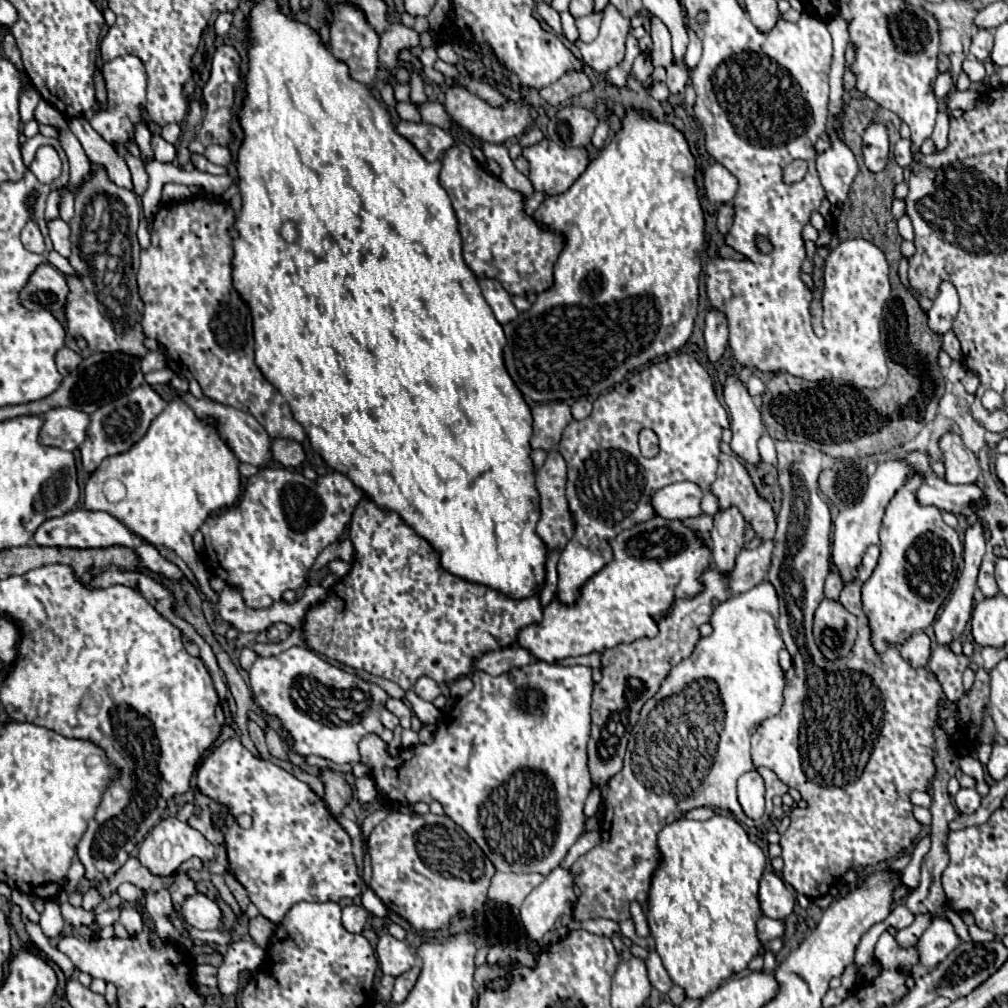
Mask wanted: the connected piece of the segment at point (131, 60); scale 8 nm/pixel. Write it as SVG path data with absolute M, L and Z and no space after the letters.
M122 55L118 59L104 63L102 73L104 73L104 79L106 79L106 89L108 89L108 107L102 109L100 113L96 113L94 119L90 119L90 125L106 141L122 143L122 145L128 147L128 151L132 155L140 155L140 149L136 147L136 143L130 143L128 137L132 137L134 123L140 121L140 107L144 107L144 103L146 103L146 71L144 71L144 65L134 55Z

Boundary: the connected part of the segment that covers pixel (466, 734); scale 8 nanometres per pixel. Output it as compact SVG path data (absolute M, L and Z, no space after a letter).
M534 661L498 677L474 671L472 681L472 691L454 703L448 713L452 717L440 723L432 743L402 749L392 757L388 745L378 735L370 733L360 739L360 761L370 767L370 775L378 787L378 801L386 797L396 805L438 801L444 813L478 843L498 871L536 871L548 875L560 865L584 831L582 809L592 787L586 767L594 687L592 669Z

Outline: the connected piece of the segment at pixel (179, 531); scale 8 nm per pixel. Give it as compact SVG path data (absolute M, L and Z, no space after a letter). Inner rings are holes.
M174 375L170 387L176 389L178 397L174 397L152 421L148 435L144 435L132 451L104 459L104 463L90 475L84 507L88 511L106 511L146 541L172 549L192 569L202 593L208 595L210 601L216 601L218 593L208 585L208 569L196 563L192 535L212 511L236 503L240 495L240 461L220 437L218 421L212 417L198 417L186 403L186 377ZM112 477L122 479L128 491L120 503L108 503L106 497L102 497L102 483Z

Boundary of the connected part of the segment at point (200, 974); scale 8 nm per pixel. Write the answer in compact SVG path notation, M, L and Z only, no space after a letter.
M198 965L194 969L194 979L200 985L216 987L216 967L212 967L212 965Z

